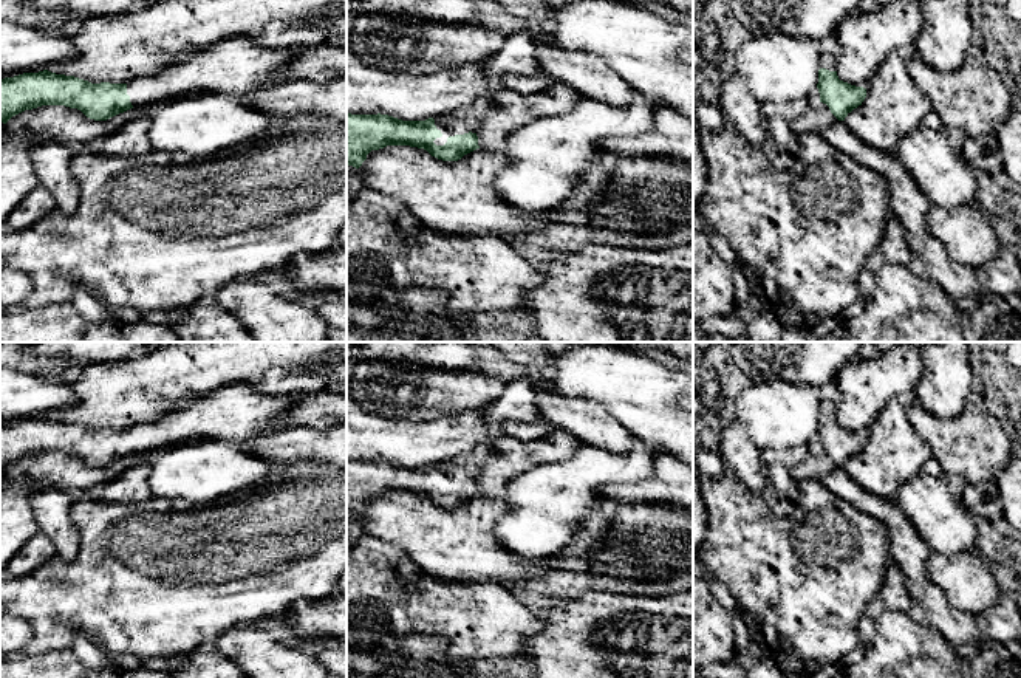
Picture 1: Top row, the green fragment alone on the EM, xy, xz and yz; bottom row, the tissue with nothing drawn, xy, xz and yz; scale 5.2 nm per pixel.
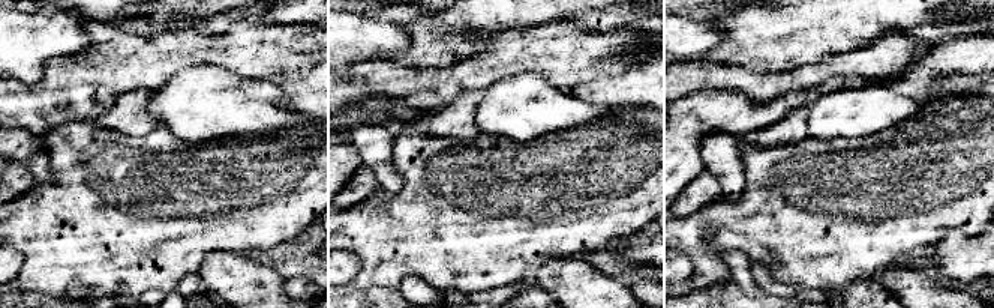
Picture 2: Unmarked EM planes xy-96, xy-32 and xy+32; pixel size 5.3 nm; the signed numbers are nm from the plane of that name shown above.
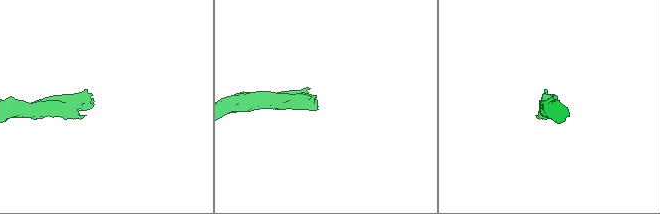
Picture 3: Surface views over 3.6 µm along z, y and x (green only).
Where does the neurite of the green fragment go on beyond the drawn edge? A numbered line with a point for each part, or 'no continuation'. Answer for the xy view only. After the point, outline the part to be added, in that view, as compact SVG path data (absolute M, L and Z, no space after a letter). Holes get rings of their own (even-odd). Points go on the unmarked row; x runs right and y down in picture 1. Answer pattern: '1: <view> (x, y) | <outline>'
1: xy (237, 414) | M230 384L190 399L156 421L127 429L127 441L133 454L144 454L196 437L215 437L241 449L255 447L258 457L272 466L323 461L347 467L347 423L328 430L272 427L280 413L305 396L271 396L248 384Z

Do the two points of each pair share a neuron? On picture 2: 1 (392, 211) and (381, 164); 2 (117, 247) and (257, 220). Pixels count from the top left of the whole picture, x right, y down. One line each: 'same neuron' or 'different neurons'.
1: different neurons
2: same neuron

